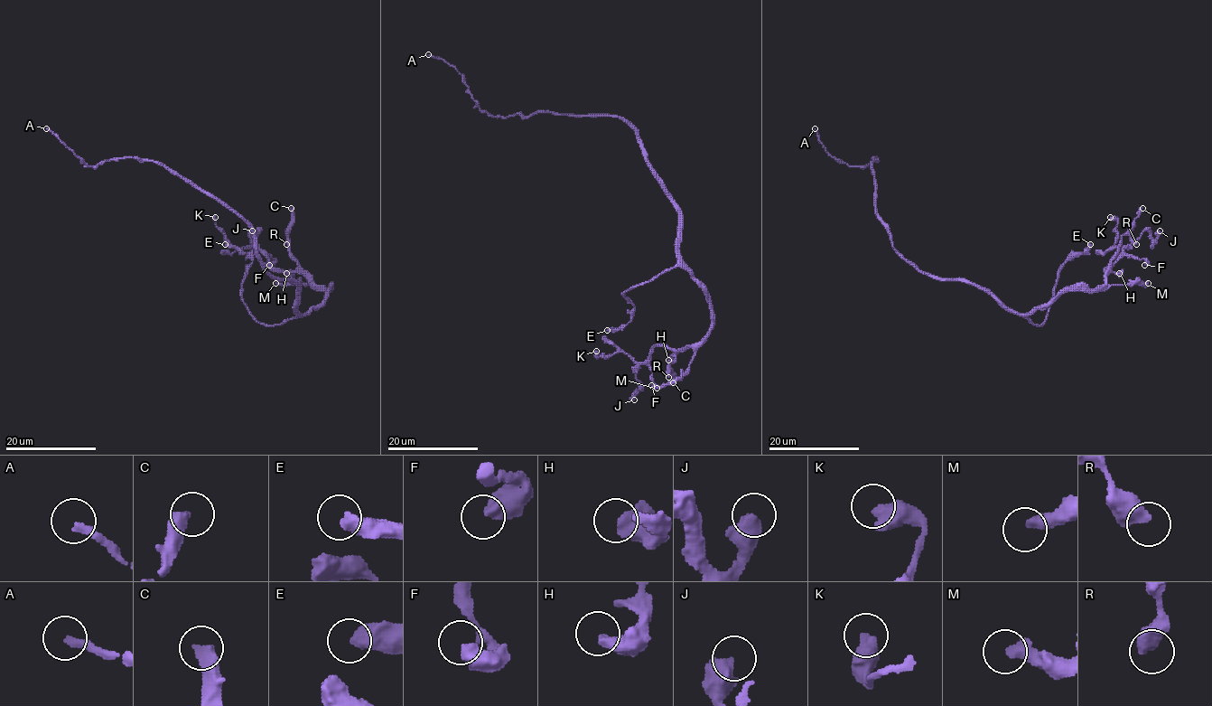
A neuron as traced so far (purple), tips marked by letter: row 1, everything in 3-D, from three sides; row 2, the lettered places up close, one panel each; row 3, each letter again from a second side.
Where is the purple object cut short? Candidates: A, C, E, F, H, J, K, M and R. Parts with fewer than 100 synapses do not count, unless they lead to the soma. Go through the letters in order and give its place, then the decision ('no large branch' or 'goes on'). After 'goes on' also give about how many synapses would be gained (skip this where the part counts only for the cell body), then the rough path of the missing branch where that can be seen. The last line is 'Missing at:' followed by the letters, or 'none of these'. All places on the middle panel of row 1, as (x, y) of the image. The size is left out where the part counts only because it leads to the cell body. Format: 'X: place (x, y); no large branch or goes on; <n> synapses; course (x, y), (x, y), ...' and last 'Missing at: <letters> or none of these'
A: place (428, 54); no large branch
C: place (673, 382); goes on; 110 synapses; course (673, 382), (675, 378), (670, 379), (671, 381), (684, 378), (684, 374)
E: place (607, 330); no large branch
F: place (651, 385); no large branch
H: place (668, 360); no large branch
J: place (634, 400); no large branch
K: place (596, 351); no large branch
M: place (657, 388); no large branch
R: place (668, 377); no large branch
Missing at: C

